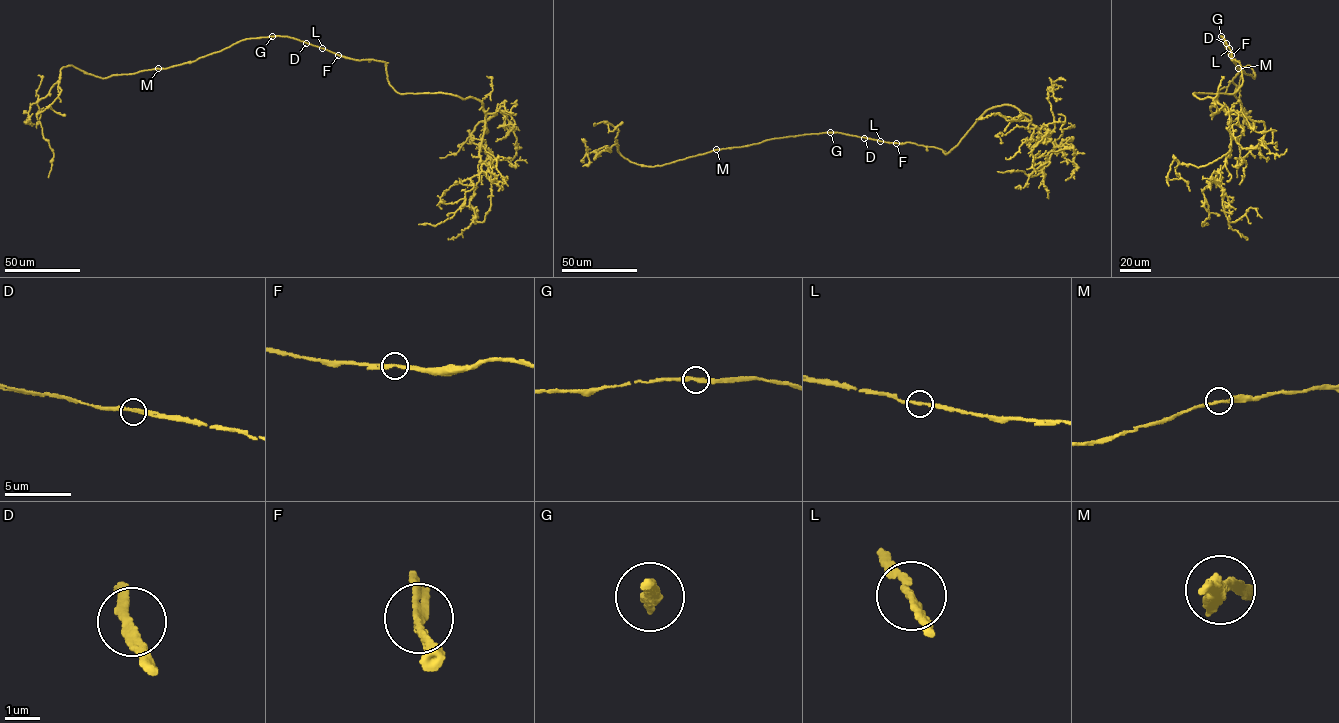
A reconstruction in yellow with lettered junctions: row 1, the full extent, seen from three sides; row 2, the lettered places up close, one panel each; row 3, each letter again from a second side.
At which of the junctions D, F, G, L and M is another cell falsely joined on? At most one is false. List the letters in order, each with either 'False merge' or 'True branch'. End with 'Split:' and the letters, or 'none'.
D: True branch
F: True branch
G: True branch
L: True branch
M: True branch
Split: none

